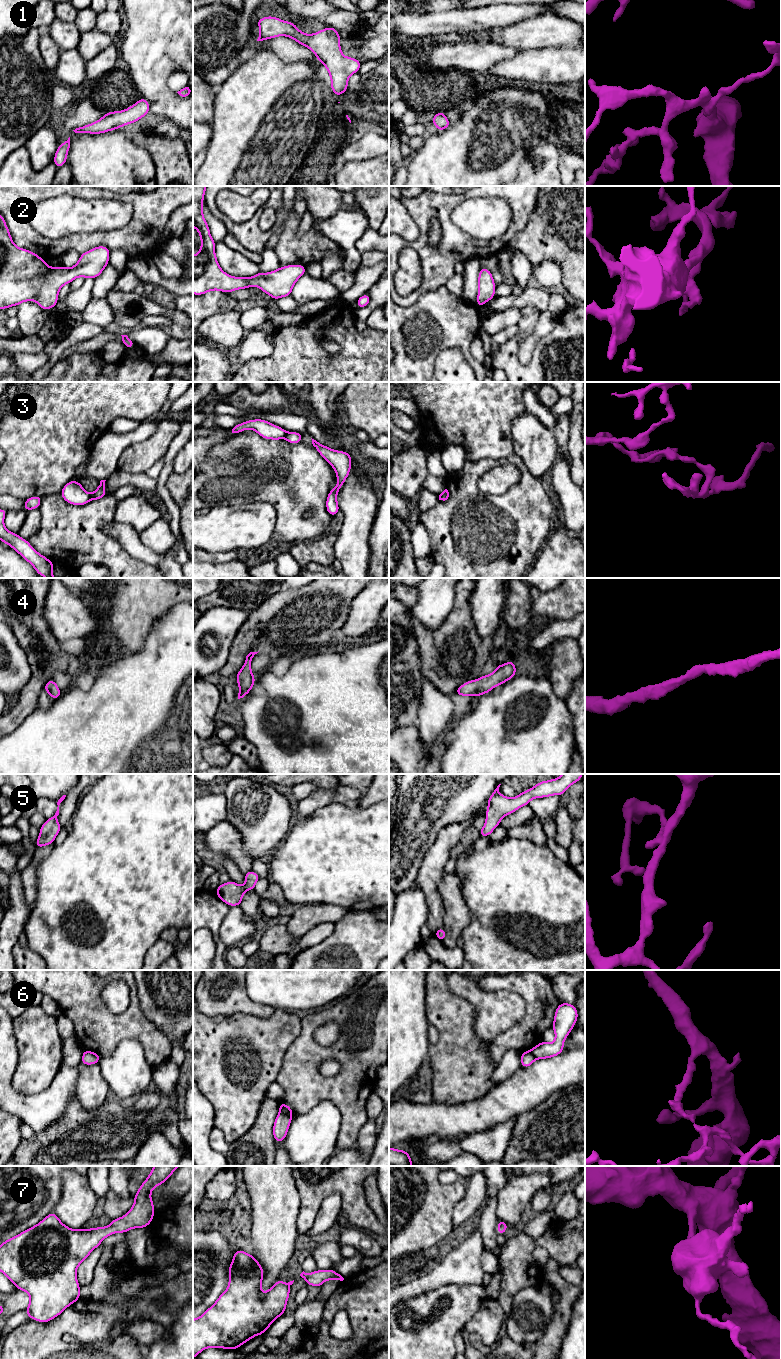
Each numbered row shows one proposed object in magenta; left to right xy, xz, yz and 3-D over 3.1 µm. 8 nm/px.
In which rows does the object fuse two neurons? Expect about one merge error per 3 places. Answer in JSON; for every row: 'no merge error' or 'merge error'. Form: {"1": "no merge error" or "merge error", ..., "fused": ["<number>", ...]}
{"1": "no merge error", "2": "no merge error", "3": "merge error", "4": "no merge error", "5": "no merge error", "6": "merge error", "7": "no merge error", "fused": ["3", "6"]}

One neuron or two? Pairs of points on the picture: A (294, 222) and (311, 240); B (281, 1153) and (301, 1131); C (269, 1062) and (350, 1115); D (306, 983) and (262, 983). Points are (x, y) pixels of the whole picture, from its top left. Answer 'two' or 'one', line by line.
A: one
B: two
C: two
D: one

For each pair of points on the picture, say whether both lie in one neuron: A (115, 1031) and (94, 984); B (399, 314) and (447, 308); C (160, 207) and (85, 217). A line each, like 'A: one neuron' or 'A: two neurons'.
A: one neuron
B: one neuron
C: two neurons

